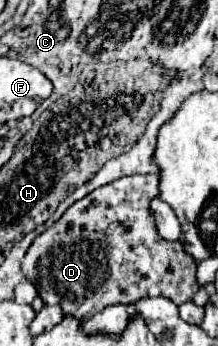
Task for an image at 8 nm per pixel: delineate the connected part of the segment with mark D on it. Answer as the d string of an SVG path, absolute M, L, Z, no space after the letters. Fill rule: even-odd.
M134 174L114 180L114 184L106 184L72 204L52 228L32 242L22 260L22 272L36 286L44 304L60 304L64 314L88 320L106 306L132 304L142 298L164 296L178 306L194 298L200 288L196 282L196 264L186 256L180 242L168 242L156 230L150 202L160 194L158 184L158 174Z

